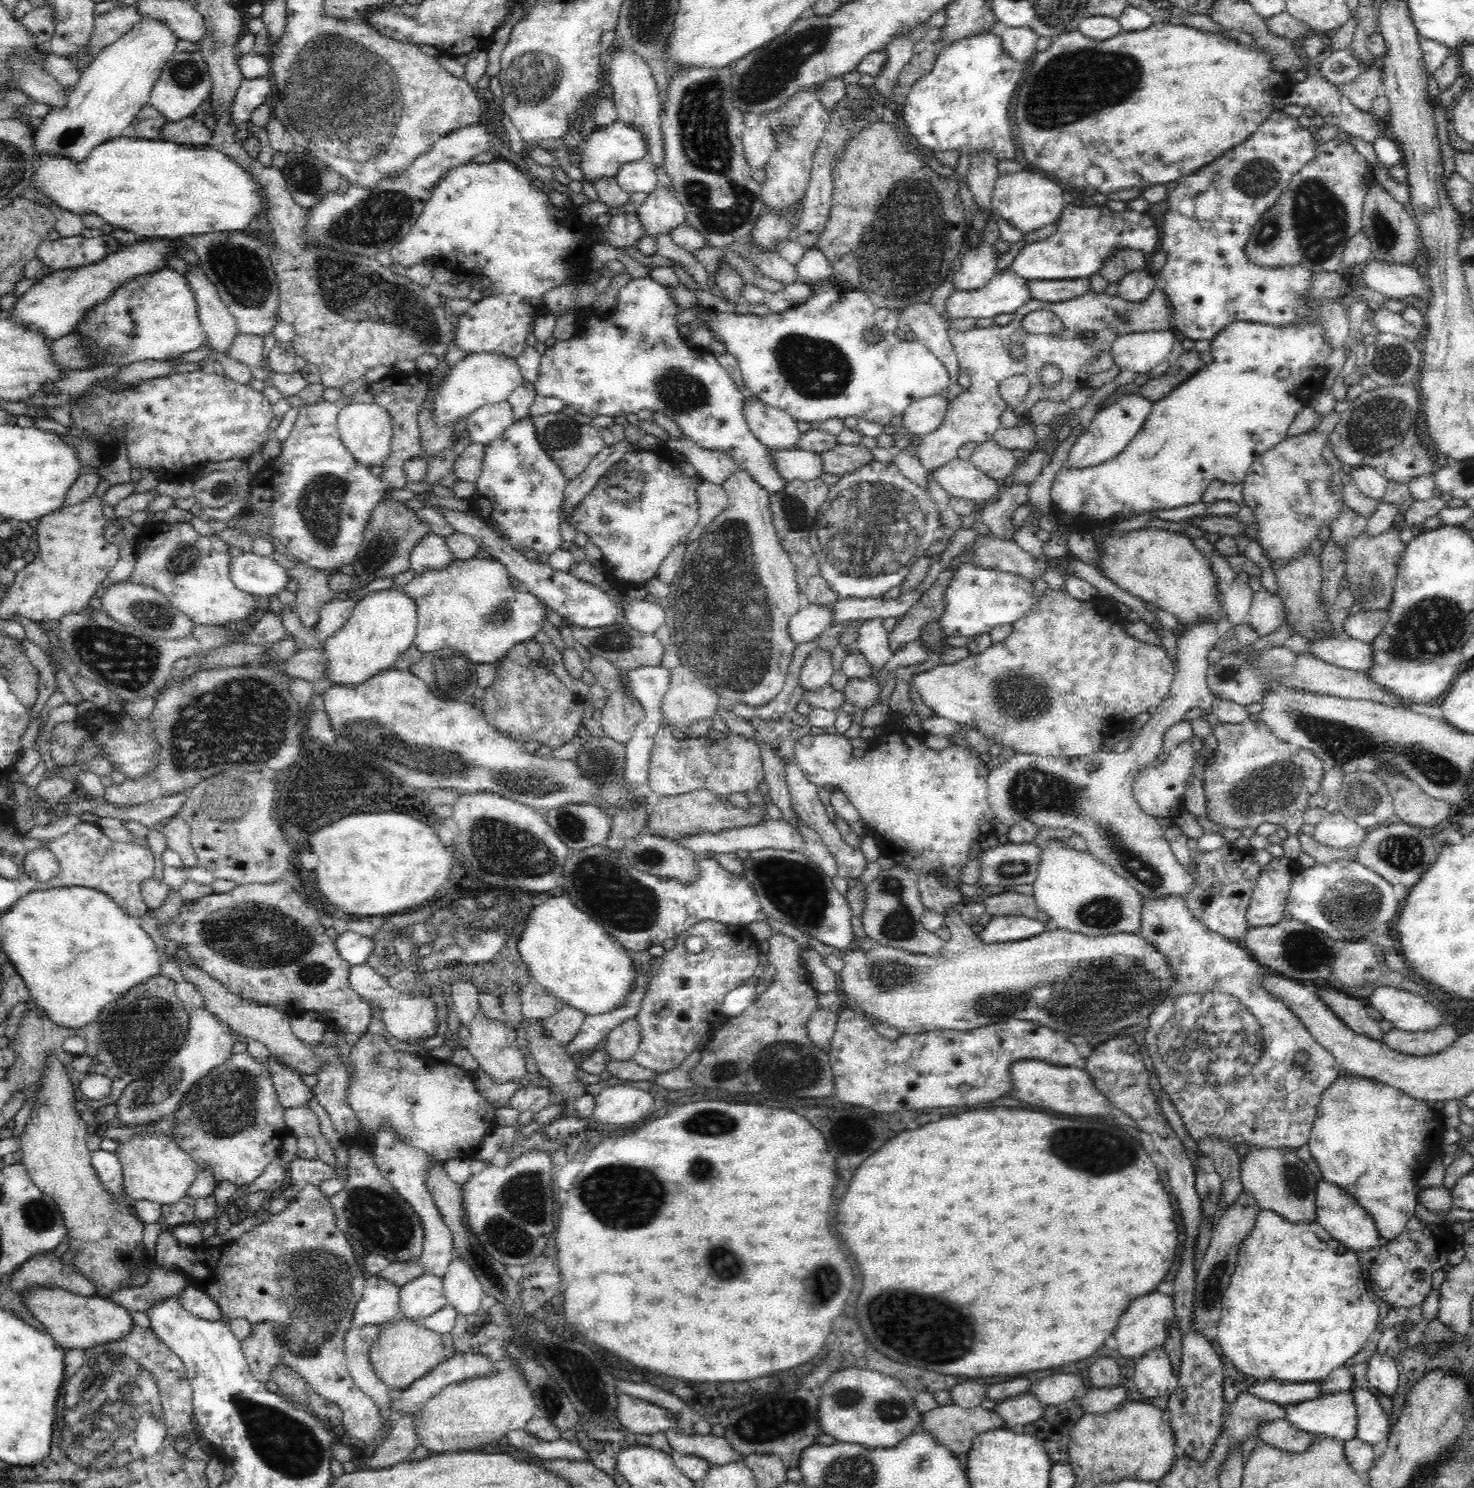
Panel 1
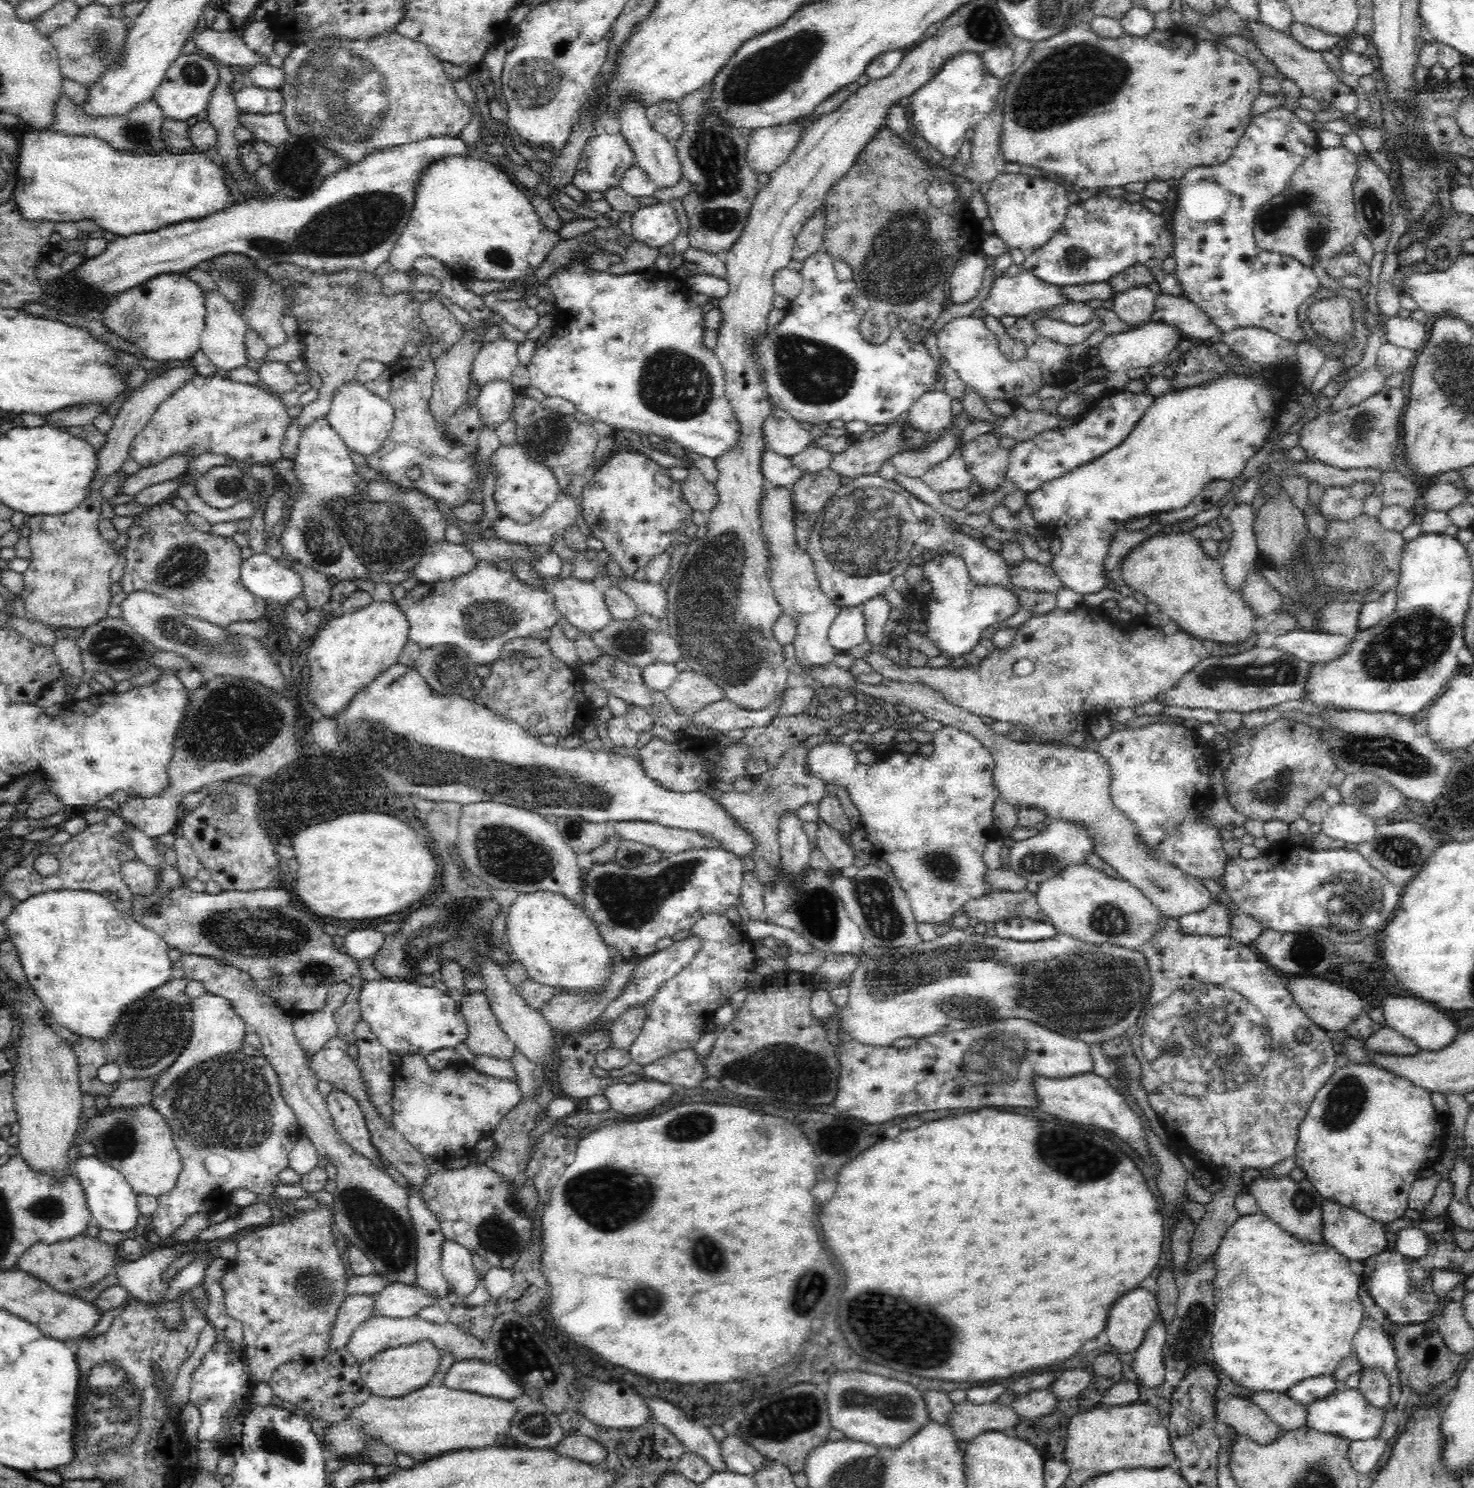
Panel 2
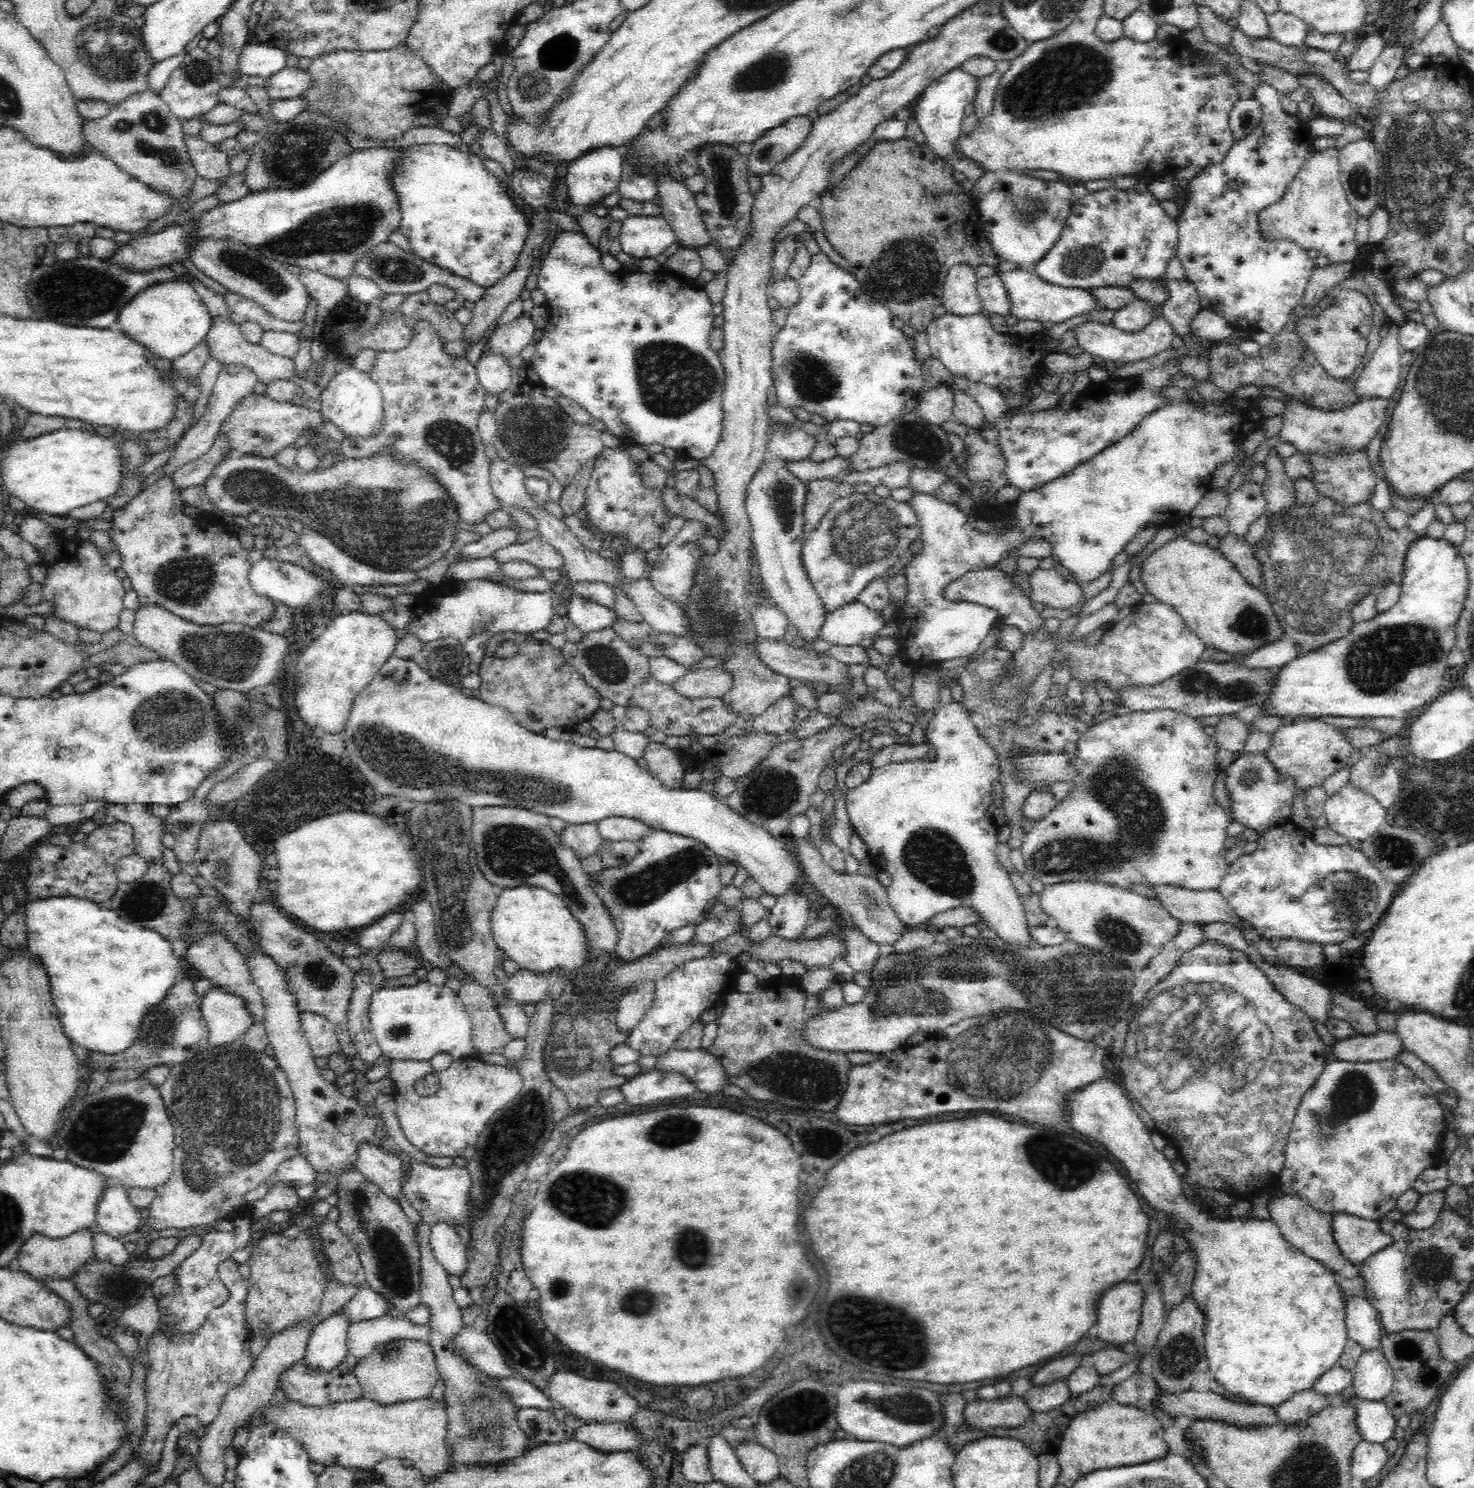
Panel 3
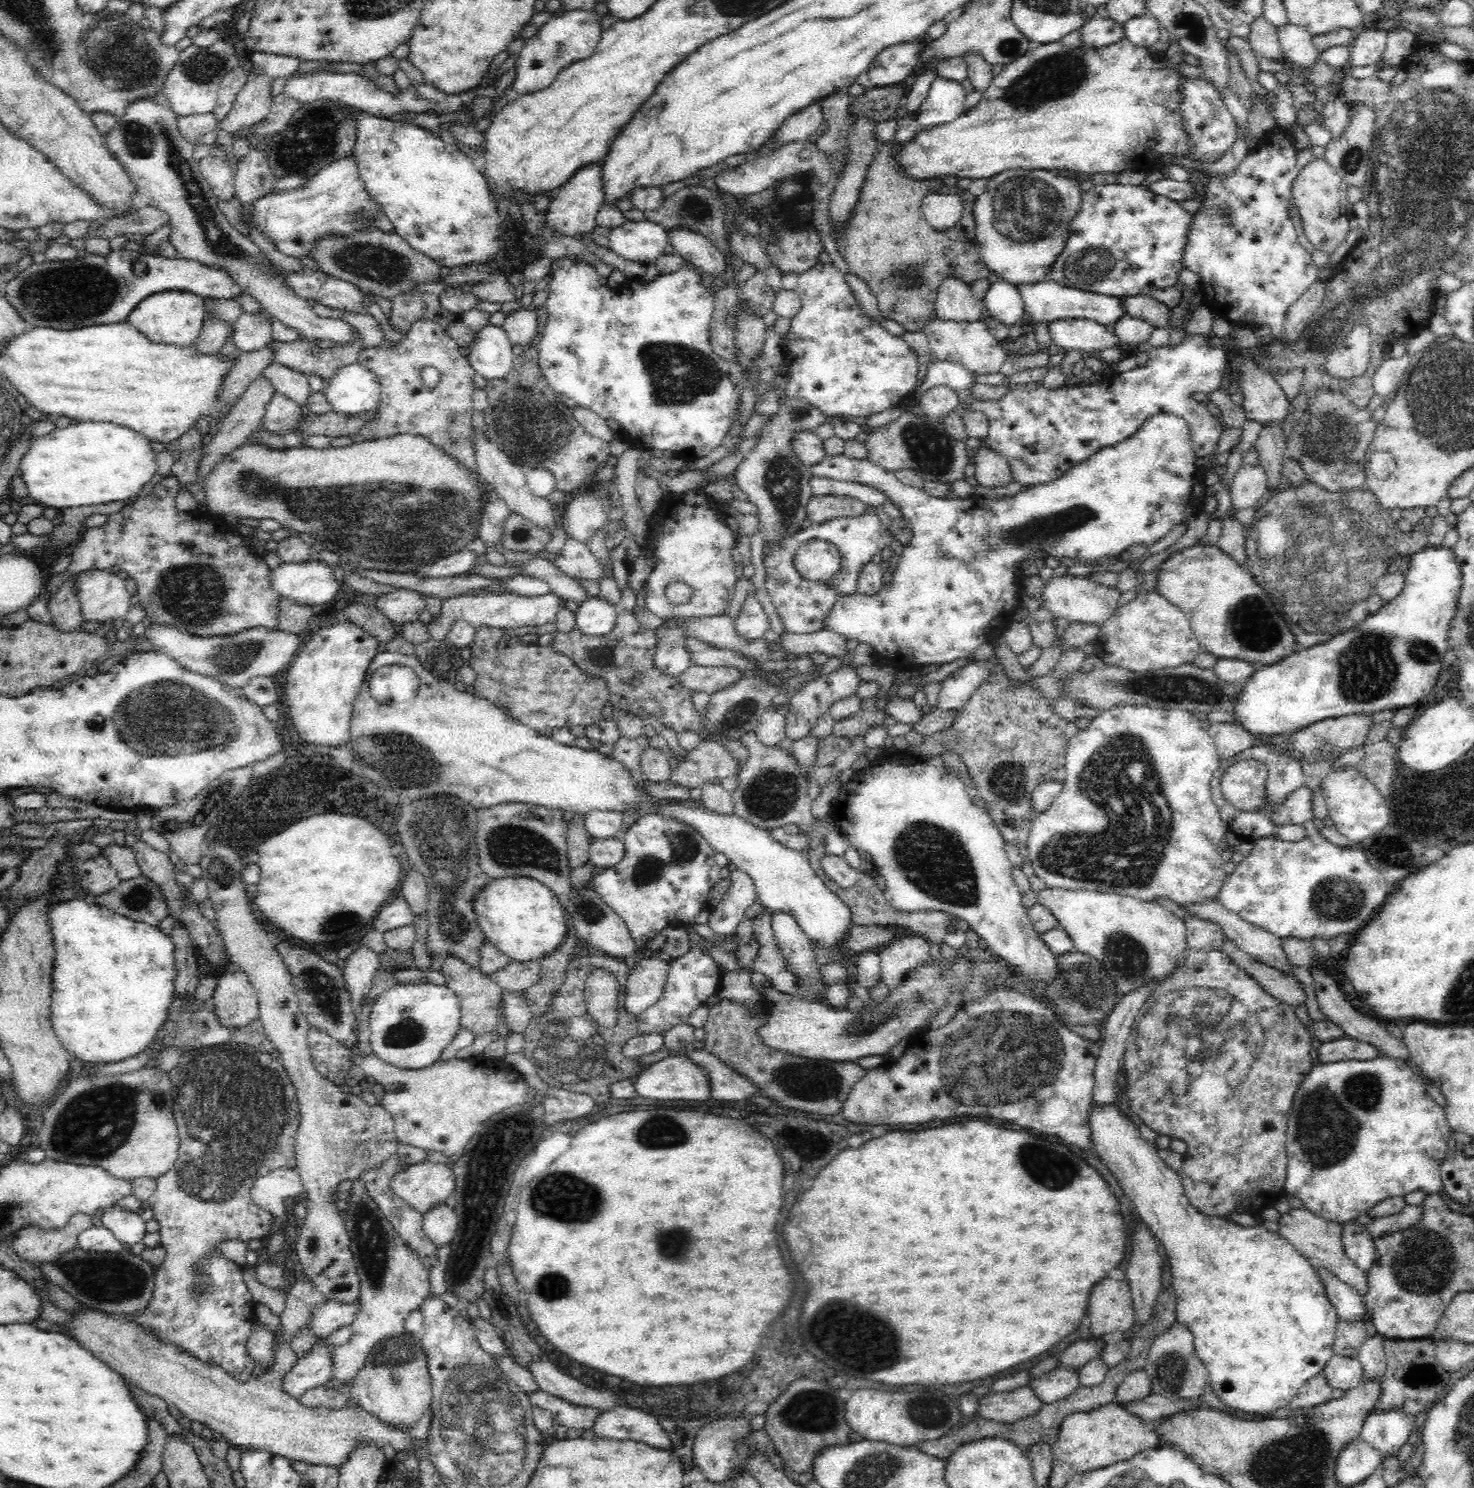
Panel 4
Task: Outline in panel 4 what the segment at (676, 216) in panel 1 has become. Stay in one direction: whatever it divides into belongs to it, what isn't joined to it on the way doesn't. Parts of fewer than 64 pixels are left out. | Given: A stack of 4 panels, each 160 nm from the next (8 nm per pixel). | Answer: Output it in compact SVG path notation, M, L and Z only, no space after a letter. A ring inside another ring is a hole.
M627 220L611 229L609 240L609 248L621 258L649 264L665 255L669 234L656 222Z

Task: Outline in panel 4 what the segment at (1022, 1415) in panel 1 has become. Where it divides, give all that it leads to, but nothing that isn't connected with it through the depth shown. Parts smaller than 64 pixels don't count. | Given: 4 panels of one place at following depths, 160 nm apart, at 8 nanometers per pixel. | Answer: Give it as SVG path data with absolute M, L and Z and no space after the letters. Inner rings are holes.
M1056 1367L1048 1373L1029 1382L1032 1391L1040 1398L1042 1404L1060 1403L1070 1396L1078 1387L1076 1370L1066 1367Z

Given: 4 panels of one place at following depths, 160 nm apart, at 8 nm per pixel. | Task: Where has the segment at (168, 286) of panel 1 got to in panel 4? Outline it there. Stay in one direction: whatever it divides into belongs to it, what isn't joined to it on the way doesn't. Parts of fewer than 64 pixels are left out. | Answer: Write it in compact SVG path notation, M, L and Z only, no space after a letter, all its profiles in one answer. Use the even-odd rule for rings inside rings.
M166 291L152 294L144 298L127 316L126 323L138 329L156 344L180 345L189 347L194 344L204 326L205 297L186 291Z

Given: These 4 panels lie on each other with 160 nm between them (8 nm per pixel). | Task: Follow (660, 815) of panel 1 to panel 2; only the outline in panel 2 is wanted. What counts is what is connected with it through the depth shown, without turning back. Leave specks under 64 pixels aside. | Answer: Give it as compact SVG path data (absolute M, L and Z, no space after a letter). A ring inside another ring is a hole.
M791 748L781 756L779 763L766 774L760 775L760 780L748 792L723 792L718 788L702 785L698 791L708 795L728 812L730 819L754 839L755 869L752 871L758 880L768 884L768 880L776 880L776 866L781 864L781 852L778 836L778 824L784 811L798 811L806 804L819 803L827 792L820 777L812 775L806 764L806 748Z

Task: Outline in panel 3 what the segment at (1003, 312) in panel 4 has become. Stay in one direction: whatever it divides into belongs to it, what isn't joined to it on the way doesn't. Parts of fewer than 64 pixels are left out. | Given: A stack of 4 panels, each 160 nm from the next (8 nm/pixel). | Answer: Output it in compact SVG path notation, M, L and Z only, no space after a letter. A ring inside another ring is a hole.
M990 274L980 277L977 281L977 293L981 298L981 306L991 314L1000 314L1006 316L1010 310L1010 301L1006 287L1000 278L1000 275Z

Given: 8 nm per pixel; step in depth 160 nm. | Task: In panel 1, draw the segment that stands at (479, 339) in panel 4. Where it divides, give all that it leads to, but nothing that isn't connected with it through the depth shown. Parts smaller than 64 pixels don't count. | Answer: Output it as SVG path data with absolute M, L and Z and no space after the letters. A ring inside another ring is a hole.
M508 401L481 406L466 420L466 431L472 443L490 444L512 422L512 409Z

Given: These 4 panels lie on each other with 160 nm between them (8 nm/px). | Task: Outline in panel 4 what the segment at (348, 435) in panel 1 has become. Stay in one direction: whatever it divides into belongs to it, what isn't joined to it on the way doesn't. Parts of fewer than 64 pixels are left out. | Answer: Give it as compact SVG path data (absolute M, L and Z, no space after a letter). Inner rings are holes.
M356 362L338 368L321 392L332 411L354 416L376 410L381 388L378 377Z

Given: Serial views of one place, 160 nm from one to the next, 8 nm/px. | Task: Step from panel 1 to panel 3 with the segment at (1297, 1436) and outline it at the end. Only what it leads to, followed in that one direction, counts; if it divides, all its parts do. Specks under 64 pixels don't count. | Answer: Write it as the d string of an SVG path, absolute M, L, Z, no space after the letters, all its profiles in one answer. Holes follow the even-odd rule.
M1188 1391L1184 1395L1175 1396L1170 1393L1169 1395L1158 1395L1154 1402L1159 1402L1162 1410L1165 1410L1172 1417L1188 1416L1192 1421L1204 1419L1207 1421L1224 1421L1227 1424L1239 1426L1239 1428L1259 1429L1270 1428L1270 1426L1277 1424L1278 1416L1273 1407L1266 1407L1265 1405L1250 1405L1240 1404L1239 1401L1234 1401L1226 1396L1214 1393L1212 1391L1197 1392Z

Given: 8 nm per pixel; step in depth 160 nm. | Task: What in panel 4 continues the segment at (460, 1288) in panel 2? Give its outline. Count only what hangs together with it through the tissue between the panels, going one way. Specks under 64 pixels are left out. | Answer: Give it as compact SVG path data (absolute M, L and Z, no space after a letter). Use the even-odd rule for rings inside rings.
M440 1205L423 1216L423 1231L434 1243L436 1250L448 1246L457 1233L457 1215L448 1205Z

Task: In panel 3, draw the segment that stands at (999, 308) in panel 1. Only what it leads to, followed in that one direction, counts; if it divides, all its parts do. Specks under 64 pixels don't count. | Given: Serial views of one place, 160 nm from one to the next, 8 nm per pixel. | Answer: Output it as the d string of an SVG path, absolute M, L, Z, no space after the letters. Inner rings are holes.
M1029 269L1000 271L1000 278L1006 287L1008 301L1010 301L1008 314L1016 316L1019 321L1032 320L1046 325L1058 324L1072 316L1080 316L1080 314L1088 314L1088 312L1095 315L1101 307L1087 289L1064 288L1060 285L1050 284Z

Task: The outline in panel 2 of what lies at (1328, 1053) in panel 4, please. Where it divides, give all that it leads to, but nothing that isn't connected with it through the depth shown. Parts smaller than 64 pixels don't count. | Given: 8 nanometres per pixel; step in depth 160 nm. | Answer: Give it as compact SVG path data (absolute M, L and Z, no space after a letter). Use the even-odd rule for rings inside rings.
M1382 1026L1374 1034L1365 1039L1365 1048L1369 1052L1381 1052L1384 1055L1410 1056L1420 1051L1412 1039L1406 1038L1394 1029Z

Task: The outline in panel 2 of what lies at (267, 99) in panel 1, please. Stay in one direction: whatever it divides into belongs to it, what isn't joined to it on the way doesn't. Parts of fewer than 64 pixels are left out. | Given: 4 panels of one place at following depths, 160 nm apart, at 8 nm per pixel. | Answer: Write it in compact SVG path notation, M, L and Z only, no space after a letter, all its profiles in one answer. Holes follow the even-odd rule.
M244 85L235 94L237 109L244 116L270 115L280 113L284 99L278 90L266 90L250 85Z

